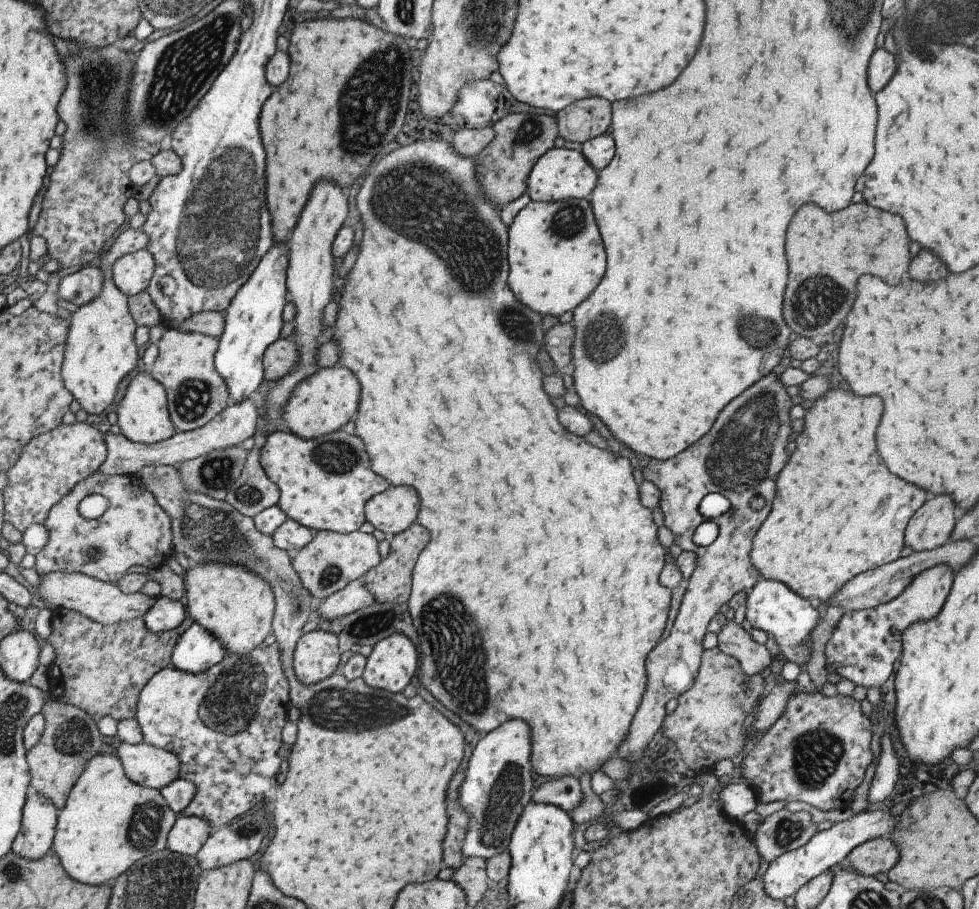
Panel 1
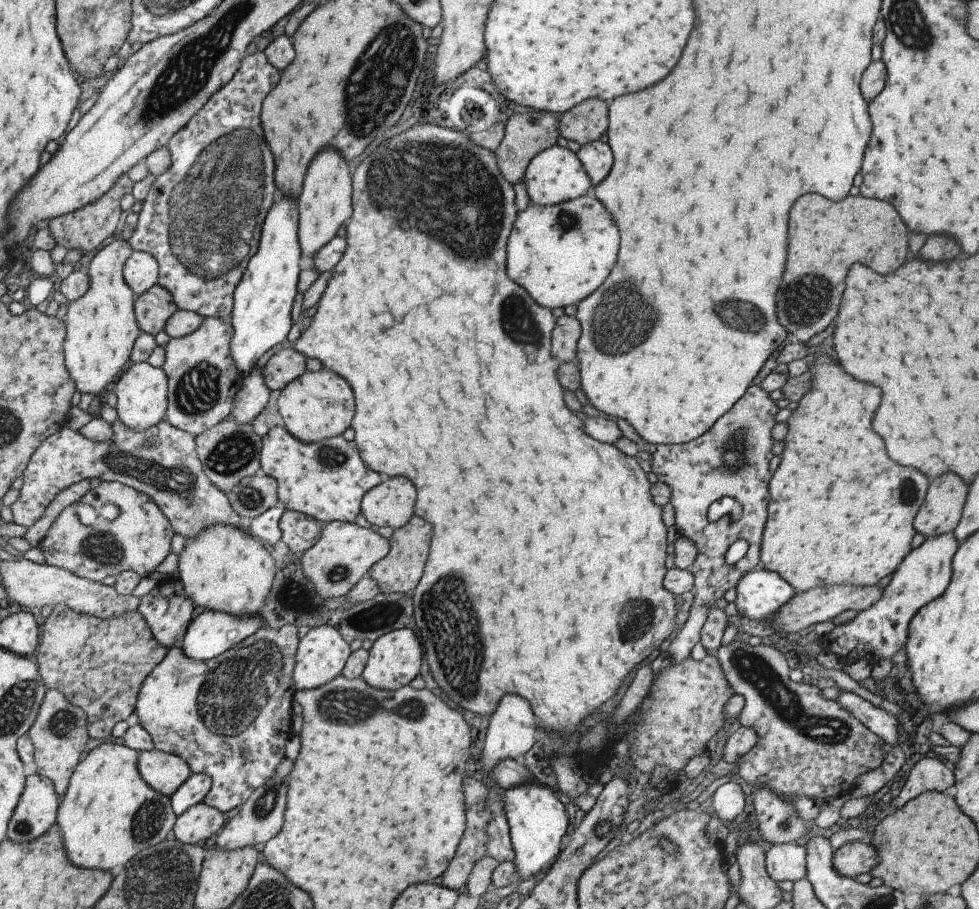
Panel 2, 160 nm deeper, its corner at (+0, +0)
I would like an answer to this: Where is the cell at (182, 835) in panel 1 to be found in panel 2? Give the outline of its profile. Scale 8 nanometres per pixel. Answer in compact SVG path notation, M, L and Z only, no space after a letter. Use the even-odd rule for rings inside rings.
M203 801L194 804L176 816L170 837L182 845L203 842L223 826L221 814Z

